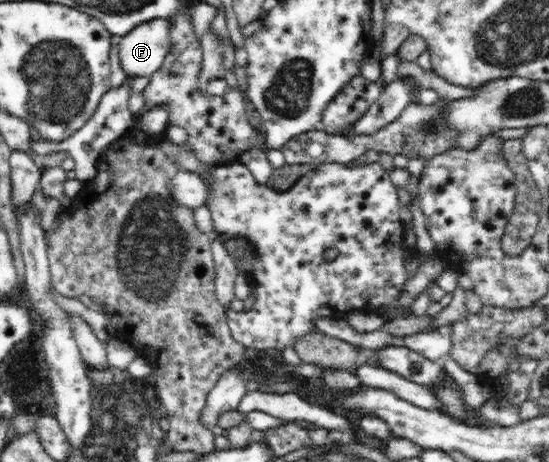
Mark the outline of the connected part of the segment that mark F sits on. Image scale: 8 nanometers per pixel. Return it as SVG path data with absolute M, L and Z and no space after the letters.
M153 19L121 37L118 55L127 76L151 76L161 67L171 47L171 25L168 19Z

